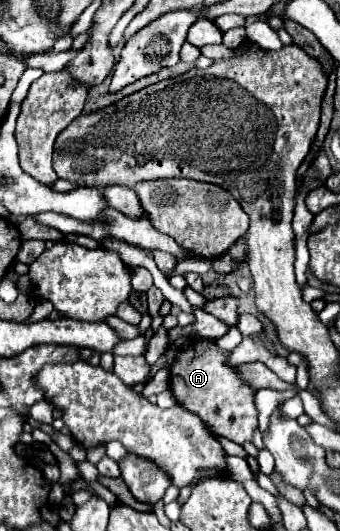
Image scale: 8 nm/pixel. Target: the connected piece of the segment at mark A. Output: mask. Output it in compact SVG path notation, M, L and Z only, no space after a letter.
M212 340L188 342L170 368L170 390L182 408L200 416L202 422L212 426L218 436L244 444L252 440L252 430L258 424L256 408L252 402L254 390L238 378L236 370L228 364L226 358L228 352L220 350Z

